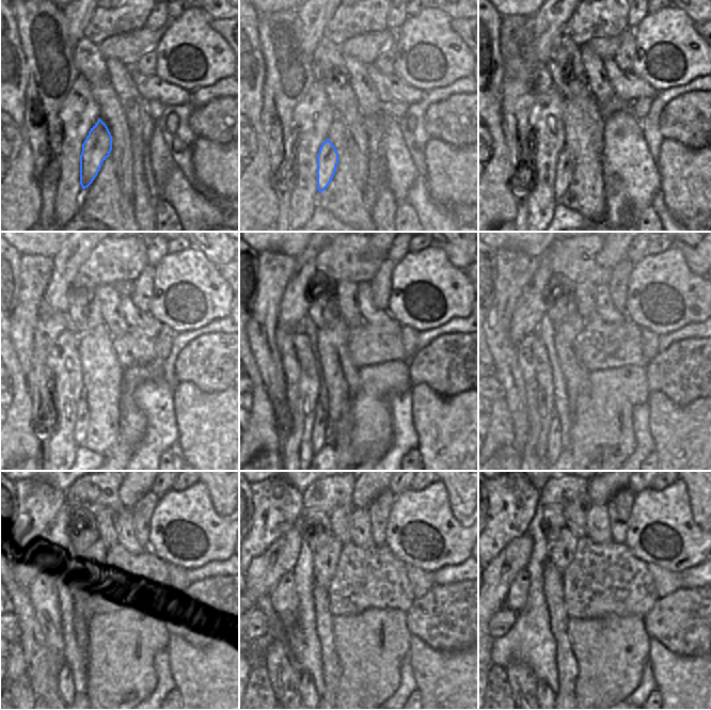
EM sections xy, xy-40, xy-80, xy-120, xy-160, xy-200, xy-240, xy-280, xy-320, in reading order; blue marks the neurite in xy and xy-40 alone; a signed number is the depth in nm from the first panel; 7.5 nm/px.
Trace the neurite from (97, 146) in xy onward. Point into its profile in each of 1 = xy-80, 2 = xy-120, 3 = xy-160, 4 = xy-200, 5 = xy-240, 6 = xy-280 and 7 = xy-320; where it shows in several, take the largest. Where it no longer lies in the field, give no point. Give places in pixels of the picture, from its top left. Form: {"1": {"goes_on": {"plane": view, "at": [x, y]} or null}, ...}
{"1": {"goes_on": {"plane": "xy-80", "at": [565, 163]}}, "2": {"goes_on": {"plane": "xy-120", "at": [81, 426]}}, "3": {"goes_on": {"plane": "xy-160", "at": [318, 434]}}, "4": {"goes_on": {"plane": "xy-200", "at": [554, 438]}}, "5": {"goes_on": {"plane": "xy-240", "at": [65, 680]}}, "6": {"goes_on": {"plane": "xy-280", "at": [306, 685]}}, "7": {"goes_on": {"plane": "xy-320", "at": [542, 688]}}}

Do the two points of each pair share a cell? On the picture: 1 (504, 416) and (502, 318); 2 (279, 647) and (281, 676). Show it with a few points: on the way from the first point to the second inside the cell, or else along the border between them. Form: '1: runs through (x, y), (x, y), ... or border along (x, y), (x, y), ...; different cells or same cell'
1: border along (501, 394), (512, 422); different cells
2: runs through (279, 655), (280, 668); same cell

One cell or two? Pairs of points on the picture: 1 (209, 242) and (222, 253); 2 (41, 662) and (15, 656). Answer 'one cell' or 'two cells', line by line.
1: one cell
2: two cells

